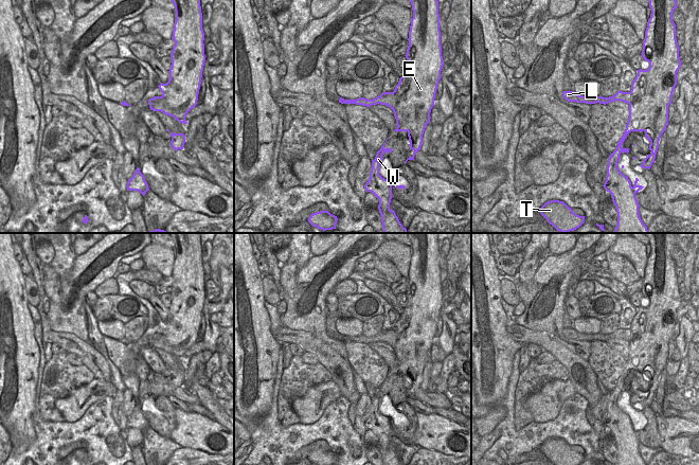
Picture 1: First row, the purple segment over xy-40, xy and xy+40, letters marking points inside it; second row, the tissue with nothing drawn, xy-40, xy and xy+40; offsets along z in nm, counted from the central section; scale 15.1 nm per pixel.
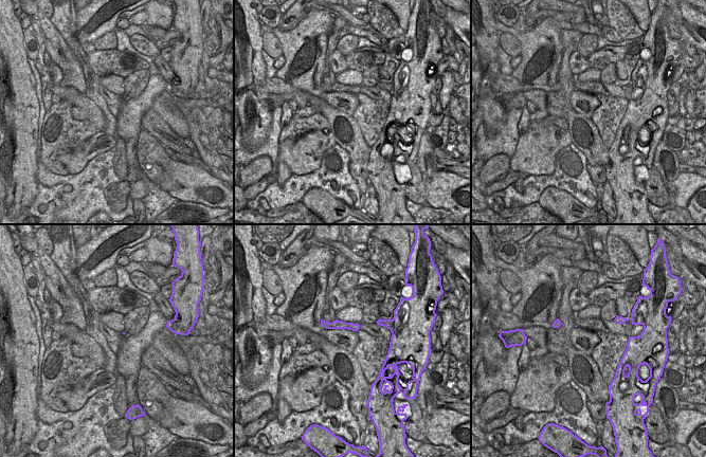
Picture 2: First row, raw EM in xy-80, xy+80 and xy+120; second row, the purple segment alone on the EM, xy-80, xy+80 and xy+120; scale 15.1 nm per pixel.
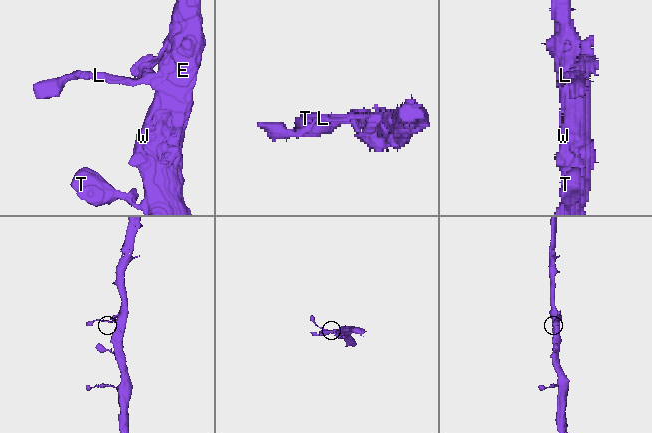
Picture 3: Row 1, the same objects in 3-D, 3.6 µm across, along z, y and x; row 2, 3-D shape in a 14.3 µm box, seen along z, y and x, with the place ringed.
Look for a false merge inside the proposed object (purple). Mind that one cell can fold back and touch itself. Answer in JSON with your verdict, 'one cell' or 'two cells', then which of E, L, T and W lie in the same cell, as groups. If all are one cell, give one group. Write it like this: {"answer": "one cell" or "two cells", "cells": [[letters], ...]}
{"answer": "one cell", "cells": [["E", "L", "T", "W"]]}

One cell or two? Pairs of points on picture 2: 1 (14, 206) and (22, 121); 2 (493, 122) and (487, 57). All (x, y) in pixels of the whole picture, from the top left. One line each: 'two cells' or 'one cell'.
1: one cell
2: one cell

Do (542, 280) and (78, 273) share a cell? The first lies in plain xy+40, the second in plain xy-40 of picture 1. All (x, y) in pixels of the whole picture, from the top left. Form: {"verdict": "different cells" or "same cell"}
{"verdict": "same cell"}

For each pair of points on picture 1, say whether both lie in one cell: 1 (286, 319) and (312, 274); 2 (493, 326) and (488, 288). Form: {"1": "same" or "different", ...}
{"1": "same", "2": "same"}

